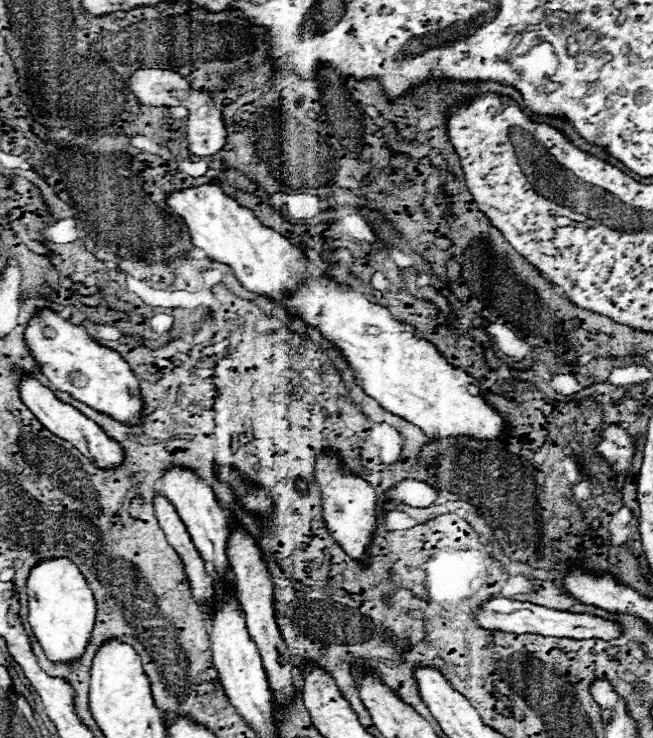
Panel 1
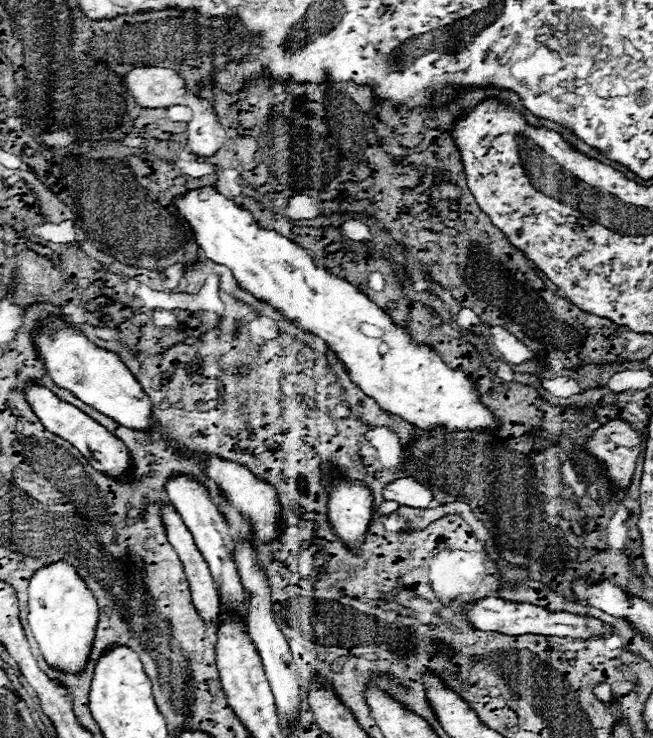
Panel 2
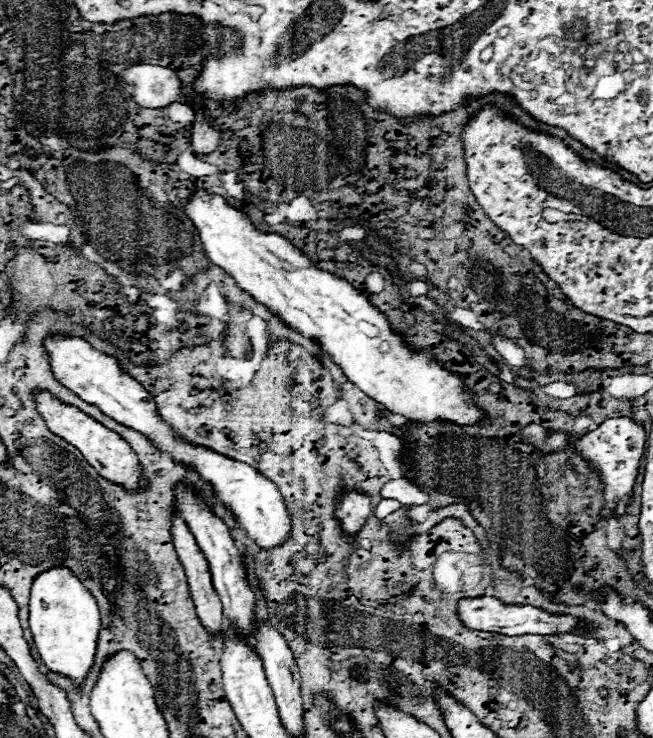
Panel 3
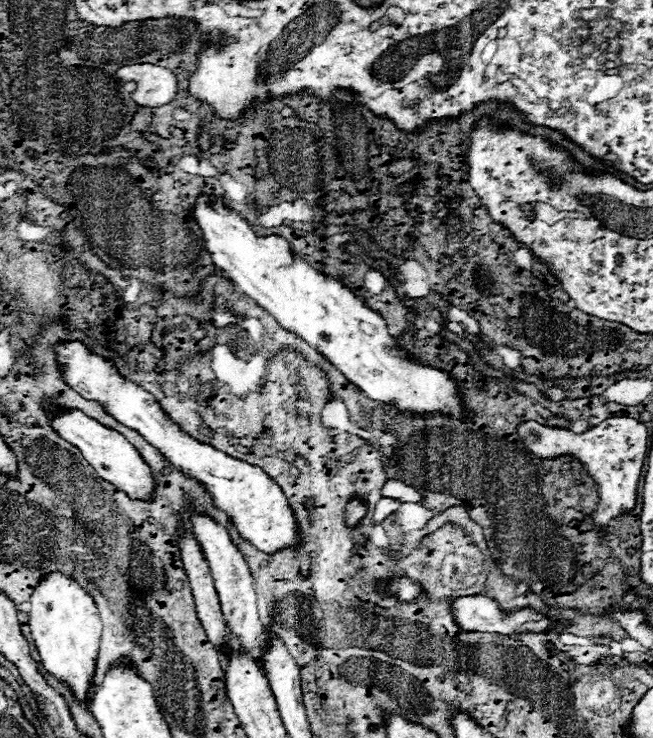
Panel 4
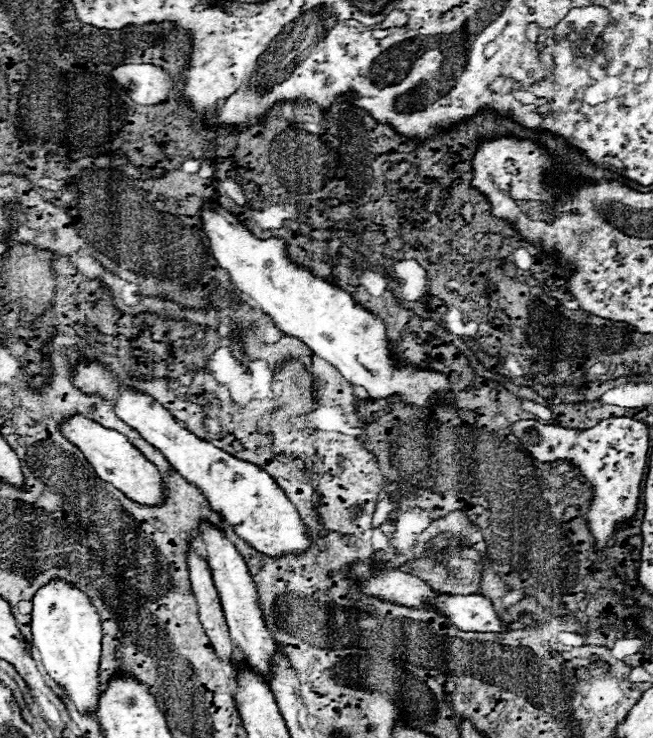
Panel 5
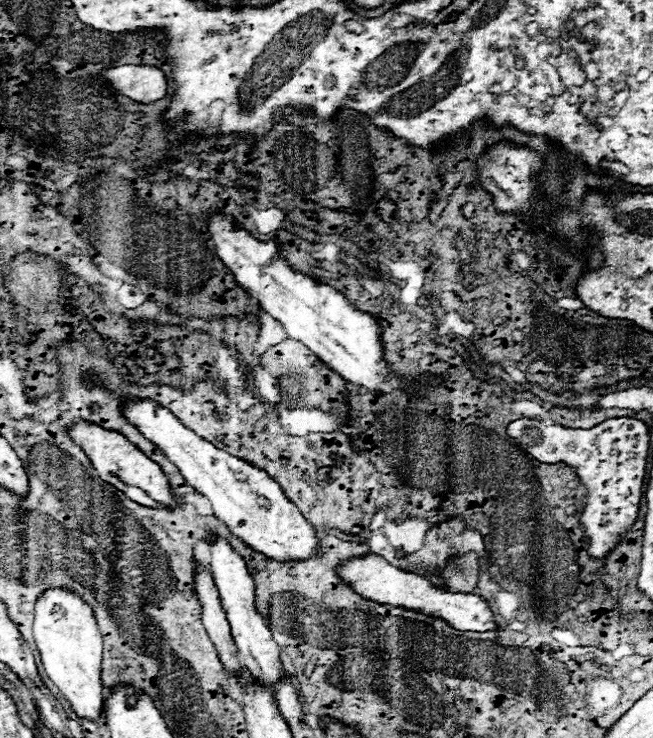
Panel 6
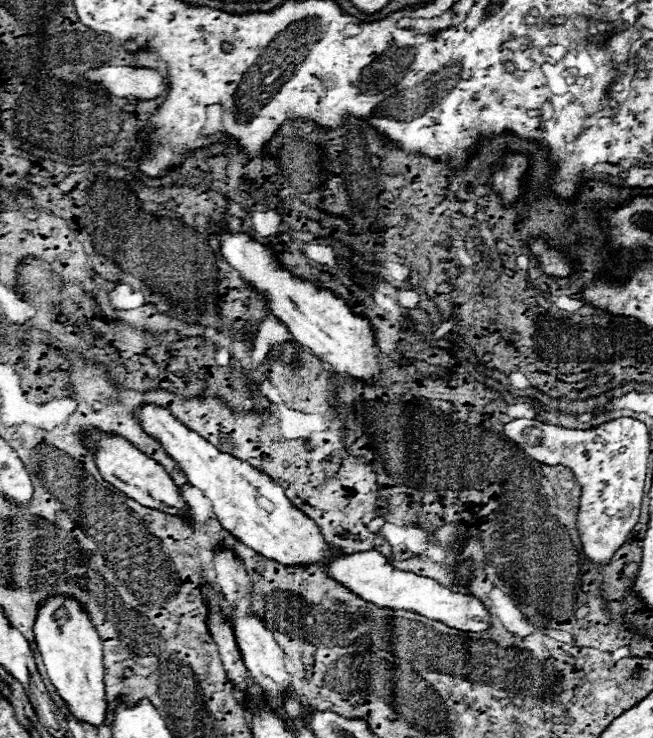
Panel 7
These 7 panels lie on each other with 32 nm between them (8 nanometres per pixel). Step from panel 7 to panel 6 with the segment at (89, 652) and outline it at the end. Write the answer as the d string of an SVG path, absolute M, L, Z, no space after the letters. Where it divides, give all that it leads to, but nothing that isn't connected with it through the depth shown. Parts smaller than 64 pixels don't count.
M66 588L44 590L34 604L34 644L50 680L60 688L62 696L72 704L78 716L98 722L102 708L102 634L88 602Z

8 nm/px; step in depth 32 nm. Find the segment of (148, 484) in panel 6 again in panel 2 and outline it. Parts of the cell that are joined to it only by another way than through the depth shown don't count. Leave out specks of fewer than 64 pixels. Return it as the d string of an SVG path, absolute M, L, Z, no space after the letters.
M36 382L28 384L24 388L24 398L30 404L32 412L40 418L44 428L48 428L52 434L68 440L74 448L78 448L90 460L90 464L96 470L116 476L116 474L120 474L120 472L124 472L128 468L130 456L128 456L128 450L124 448L124 444L120 440L116 440L116 436L112 436L104 426L100 426L98 422L88 418L84 412L80 412L76 406L58 400L52 390L48 390L48 388L44 388L44 386L36 384Z

